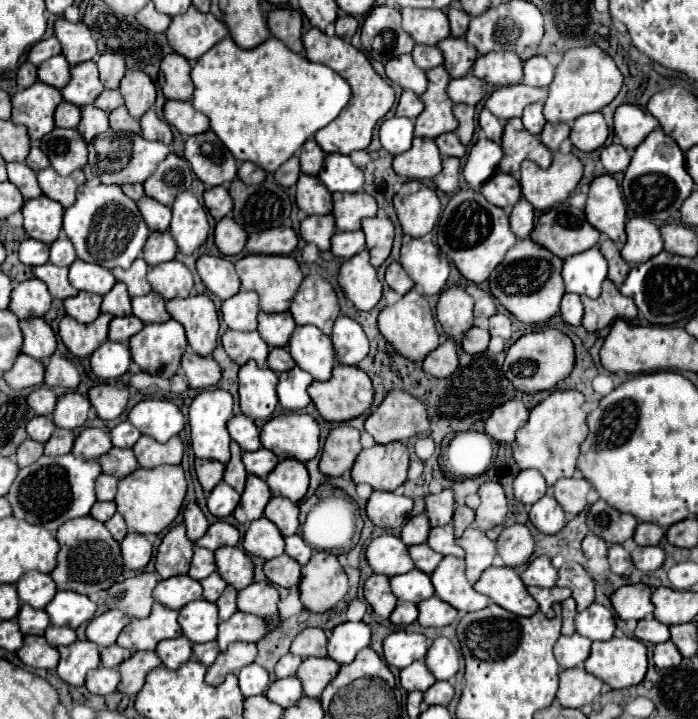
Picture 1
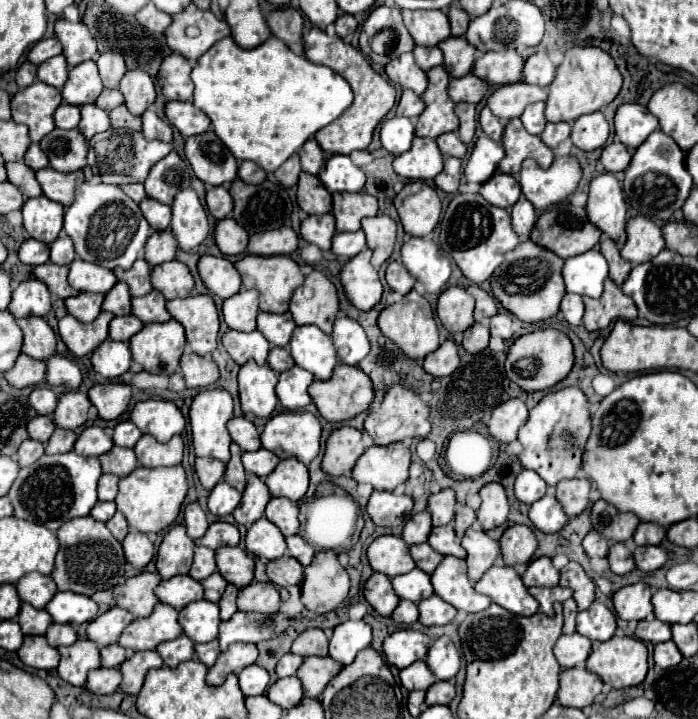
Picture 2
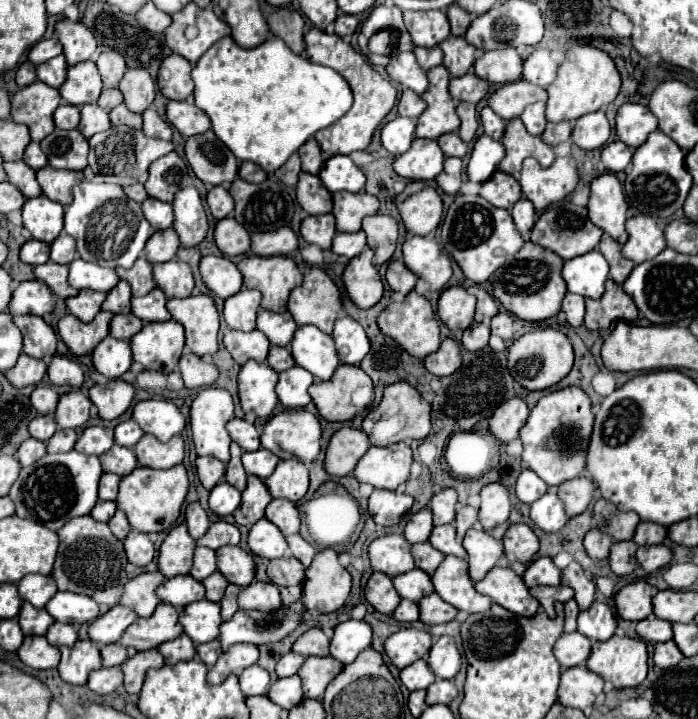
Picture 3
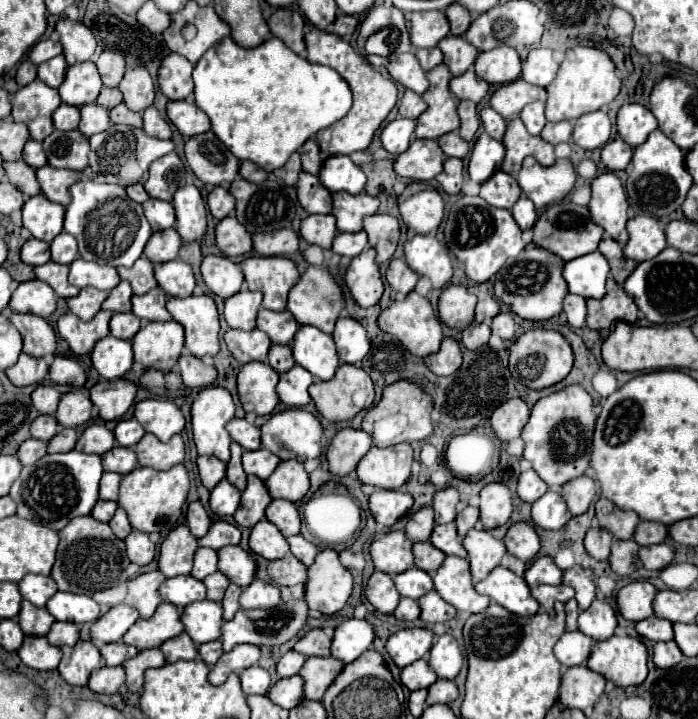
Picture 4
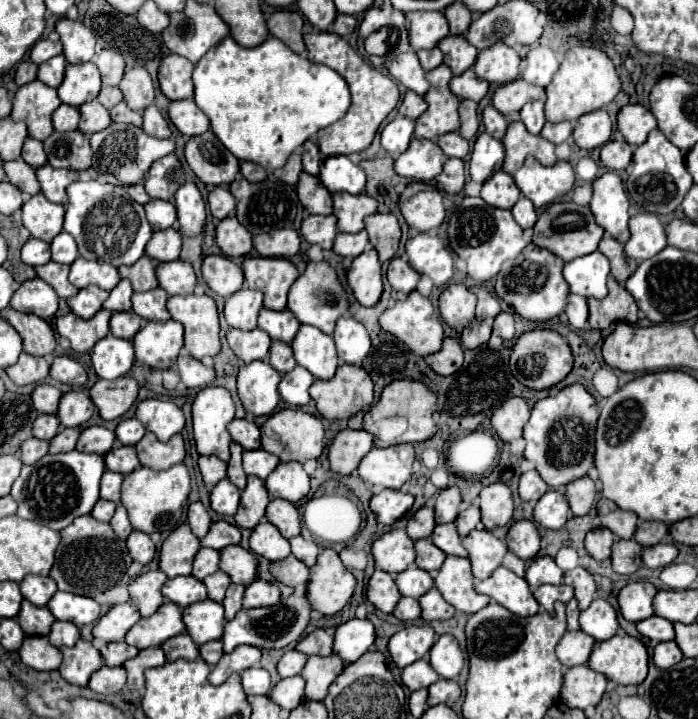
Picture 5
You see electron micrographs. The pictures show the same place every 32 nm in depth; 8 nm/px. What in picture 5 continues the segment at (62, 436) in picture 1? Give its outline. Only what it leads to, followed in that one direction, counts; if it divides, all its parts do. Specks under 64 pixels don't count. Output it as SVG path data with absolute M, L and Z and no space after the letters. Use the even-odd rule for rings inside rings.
M62 428L60 434L56 434L56 438L50 440L50 454L74 450L78 436L80 436L78 428Z

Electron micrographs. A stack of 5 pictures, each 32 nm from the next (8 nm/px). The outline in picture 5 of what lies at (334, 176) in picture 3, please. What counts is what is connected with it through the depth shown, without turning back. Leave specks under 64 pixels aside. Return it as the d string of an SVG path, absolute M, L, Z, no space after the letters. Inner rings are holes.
M330 156L322 164L320 180L332 194L334 192L360 194L366 184L366 174L348 156Z

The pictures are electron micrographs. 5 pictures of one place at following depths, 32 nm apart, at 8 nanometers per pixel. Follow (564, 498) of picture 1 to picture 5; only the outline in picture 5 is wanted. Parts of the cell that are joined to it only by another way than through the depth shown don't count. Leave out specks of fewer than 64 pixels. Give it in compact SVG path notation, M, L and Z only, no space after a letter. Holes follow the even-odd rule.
M588 476L578 478L578 480L574 480L566 486L564 496L568 498L572 514L574 516L584 516L584 514L588 514L592 502L594 502L594 496L596 496L594 482Z

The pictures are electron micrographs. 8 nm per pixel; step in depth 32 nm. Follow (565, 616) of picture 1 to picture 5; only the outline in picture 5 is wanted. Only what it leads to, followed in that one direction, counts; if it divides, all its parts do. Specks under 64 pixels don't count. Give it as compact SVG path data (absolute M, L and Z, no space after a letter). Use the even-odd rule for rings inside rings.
M572 598L568 604L566 604L566 616L568 616L568 630L580 630L578 626L578 602Z

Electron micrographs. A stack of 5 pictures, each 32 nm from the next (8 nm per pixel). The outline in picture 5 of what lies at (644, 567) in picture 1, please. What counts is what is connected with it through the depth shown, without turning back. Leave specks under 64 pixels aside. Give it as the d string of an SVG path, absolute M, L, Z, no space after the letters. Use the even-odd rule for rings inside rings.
M656 544L656 546L648 546L642 548L642 562L646 568L656 570L656 568L664 568L668 564L674 562L678 554L678 548L674 544Z

